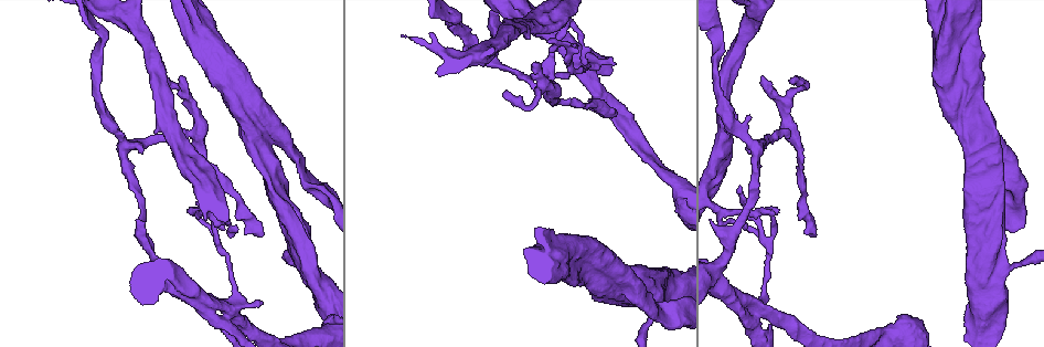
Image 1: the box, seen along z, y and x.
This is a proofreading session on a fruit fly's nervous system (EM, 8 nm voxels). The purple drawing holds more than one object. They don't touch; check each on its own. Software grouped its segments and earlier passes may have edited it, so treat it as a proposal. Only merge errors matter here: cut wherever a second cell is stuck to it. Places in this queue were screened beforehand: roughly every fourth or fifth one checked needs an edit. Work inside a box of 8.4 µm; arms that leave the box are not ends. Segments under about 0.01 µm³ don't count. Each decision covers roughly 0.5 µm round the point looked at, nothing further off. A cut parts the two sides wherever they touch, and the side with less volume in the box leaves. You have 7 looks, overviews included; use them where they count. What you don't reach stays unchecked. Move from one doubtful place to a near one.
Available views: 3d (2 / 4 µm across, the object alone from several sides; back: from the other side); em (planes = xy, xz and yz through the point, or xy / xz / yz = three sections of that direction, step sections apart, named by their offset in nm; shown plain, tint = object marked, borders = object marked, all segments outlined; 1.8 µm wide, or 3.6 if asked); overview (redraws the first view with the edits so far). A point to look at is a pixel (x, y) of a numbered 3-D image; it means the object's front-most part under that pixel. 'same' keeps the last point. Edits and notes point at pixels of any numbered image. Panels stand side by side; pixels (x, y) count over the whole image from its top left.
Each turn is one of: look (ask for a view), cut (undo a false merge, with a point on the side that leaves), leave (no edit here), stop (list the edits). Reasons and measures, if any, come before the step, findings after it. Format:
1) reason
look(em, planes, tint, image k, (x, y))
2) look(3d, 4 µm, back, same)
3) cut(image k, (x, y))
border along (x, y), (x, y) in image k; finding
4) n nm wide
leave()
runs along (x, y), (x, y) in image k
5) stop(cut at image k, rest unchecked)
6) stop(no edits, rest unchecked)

abrupt turn
look(em, planes, tint, image 1, (232, 307))

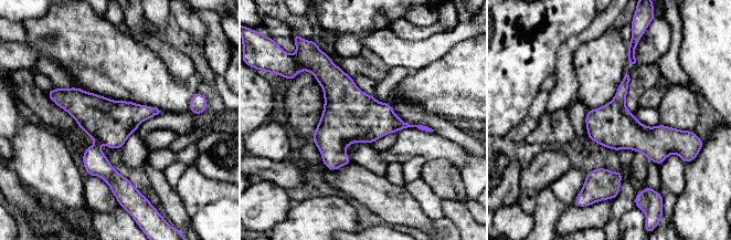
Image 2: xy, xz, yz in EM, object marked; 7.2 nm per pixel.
320 nm wide
leave()
one cell here

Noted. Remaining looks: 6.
calibre changes
look(em, 3.6 µm, planes, tint, image 1, (272, 138))

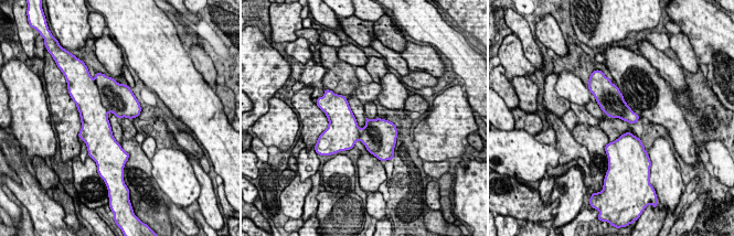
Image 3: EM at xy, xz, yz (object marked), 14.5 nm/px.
cut(image 3, (117, 98))
border along (96, 86), (100, 103), (108, 111) in image 3; two cells meet here

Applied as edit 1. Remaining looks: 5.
sudden change in width
look(em, 3.6 µm, planes, tint, image 1, (677, 185))

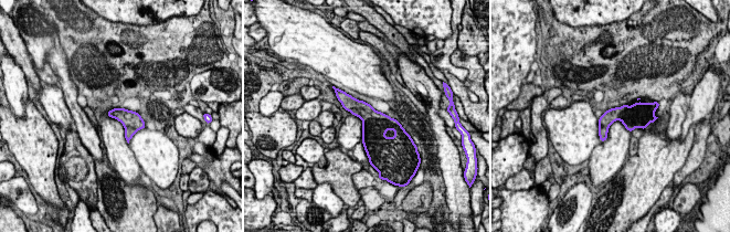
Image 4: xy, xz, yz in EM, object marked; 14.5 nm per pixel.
leave()
one cell here

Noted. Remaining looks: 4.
stop(cut at image 3, rest unchecked)

